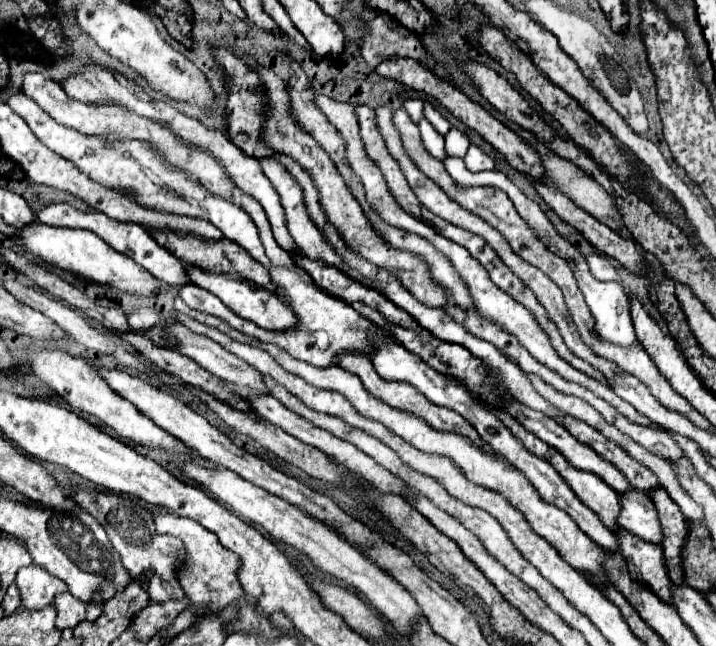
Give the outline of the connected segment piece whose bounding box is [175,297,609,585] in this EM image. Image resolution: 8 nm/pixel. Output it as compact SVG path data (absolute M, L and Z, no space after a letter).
M181 297L175 299L175 311L177 313L183 313L183 315L189 315L191 319L203 323L203 325L209 325L209 327L215 327L219 329L221 333L229 335L231 339L235 341L243 341L243 343L249 343L249 345L259 345L263 351L271 353L271 357L287 371L303 377L309 385L313 387L319 387L319 389L331 389L331 391L337 391L341 393L343 397L347 397L351 401L351 405L355 405L355 409L359 413L363 413L363 417L371 417L383 425L387 425L387 429L391 429L391 433L403 437L407 443L415 445L419 451L425 451L425 453L435 453L435 455L443 455L443 457L451 457L451 461L455 461L455 465L459 465L459 469L463 469L463 475L469 479L469 481L475 481L475 485L483 485L485 489L495 489L497 493L503 493L503 497L507 497L507 501L511 501L511 505L515 505L515 509L519 509L527 521L531 521L531 529L535 529L535 533L539 533L543 539L547 539L551 545L555 545L555 549L559 551L559 555L569 563L573 565L577 571L585 571L585 573L591 573L595 575L599 581L603 581L605 585L607 583L607 577L603 575L603 561L607 557L607 553L597 545L593 543L579 527L577 523L567 515L563 513L561 509L557 507L551 507L549 503L543 503L535 491L535 487L525 479L525 475L521 471L515 471L511 467L511 463L507 463L505 459L499 459L499 457L493 457L493 455L487 455L483 449L475 447L471 441L467 441L463 435L455 435L455 433L441 433L441 431L435 431L431 429L425 421L421 421L419 417L411 417L411 413L403 413L399 409L393 409L389 407L387 403L379 401L377 397L373 397L371 393L365 391L365 387L361 385L361 379L355 375L355 373L349 373L345 371L343 367L329 367L329 369L319 369L319 367L313 367L309 363L303 363L303 361L297 361L293 359L289 353L285 353L283 349L275 347L275 345L269 345L269 343L261 343L261 341L255 341L253 337L247 337L239 331L235 331L233 327L229 327L225 321L221 321L219 317L215 315L209 315L209 313L199 313L199 311L193 311L189 309Z

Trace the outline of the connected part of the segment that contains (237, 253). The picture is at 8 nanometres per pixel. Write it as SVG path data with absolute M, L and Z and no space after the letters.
M151 231L151 235L155 237L155 241L159 241L159 245L163 245L169 253L173 253L183 263L195 265L195 267L211 271L211 273L229 273L229 275L245 279L245 281L249 281L265 291L275 293L275 289L271 285L271 277L267 277L267 269L261 263L257 263L247 251L243 251L243 247L235 245L233 241L227 241L227 239L203 241L199 237L183 237L179 233L165 233L165 231Z

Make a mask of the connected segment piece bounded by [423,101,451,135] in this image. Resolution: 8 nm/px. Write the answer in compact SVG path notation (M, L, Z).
M425 101L425 107L423 107L423 113L425 113L425 117L427 117L427 121L441 133L441 135L445 135L447 131L449 131L449 121L429 103L429 101Z

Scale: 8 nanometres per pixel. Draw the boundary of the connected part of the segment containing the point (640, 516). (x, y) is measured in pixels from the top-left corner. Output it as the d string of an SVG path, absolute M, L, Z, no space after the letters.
M631 489L631 493L619 495L621 513L619 513L619 527L627 529L633 535L639 535L643 541L661 543L661 523L657 519L655 507L647 493Z

